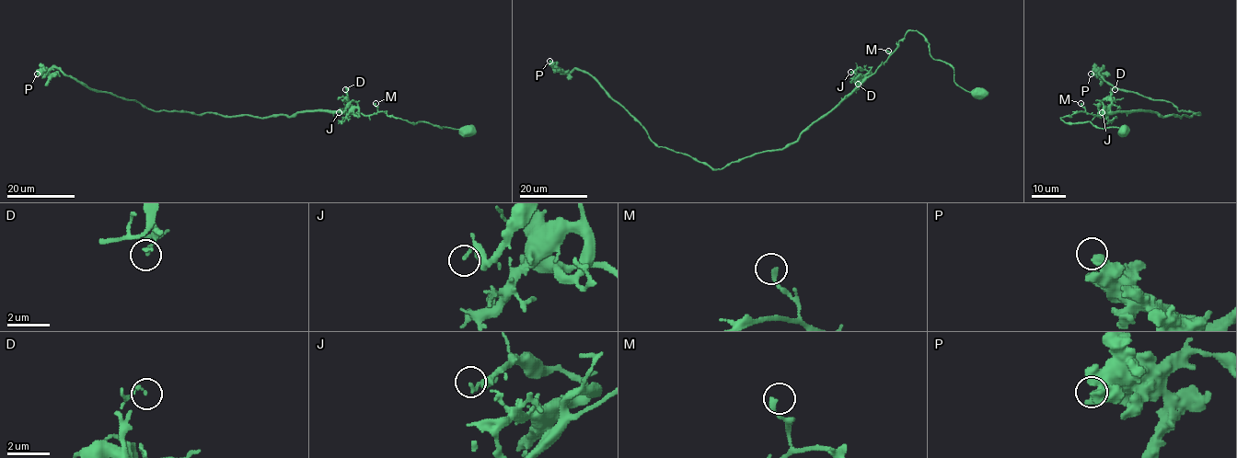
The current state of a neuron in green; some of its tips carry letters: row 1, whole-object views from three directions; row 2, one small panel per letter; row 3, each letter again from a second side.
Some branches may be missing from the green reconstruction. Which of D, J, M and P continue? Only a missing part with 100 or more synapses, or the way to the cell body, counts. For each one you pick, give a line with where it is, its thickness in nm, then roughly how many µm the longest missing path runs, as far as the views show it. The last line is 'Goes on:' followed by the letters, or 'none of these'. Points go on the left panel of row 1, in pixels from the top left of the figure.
Goes on: none of these

